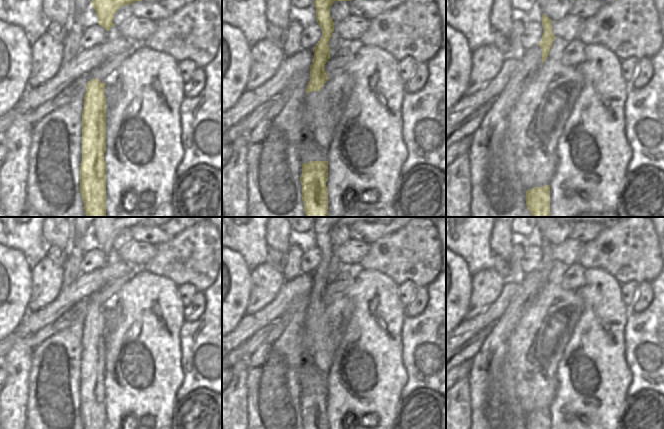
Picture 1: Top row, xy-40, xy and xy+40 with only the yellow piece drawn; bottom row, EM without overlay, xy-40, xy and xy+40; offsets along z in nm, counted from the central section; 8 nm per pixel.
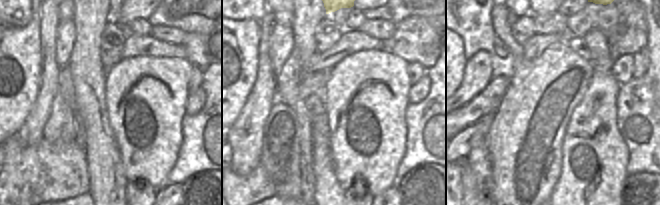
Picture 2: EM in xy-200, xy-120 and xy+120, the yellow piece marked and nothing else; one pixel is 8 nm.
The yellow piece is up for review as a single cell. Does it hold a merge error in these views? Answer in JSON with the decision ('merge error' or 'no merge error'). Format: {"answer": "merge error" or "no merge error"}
{"answer": "no merge error"}

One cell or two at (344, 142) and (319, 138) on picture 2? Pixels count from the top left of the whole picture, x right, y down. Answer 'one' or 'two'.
two

